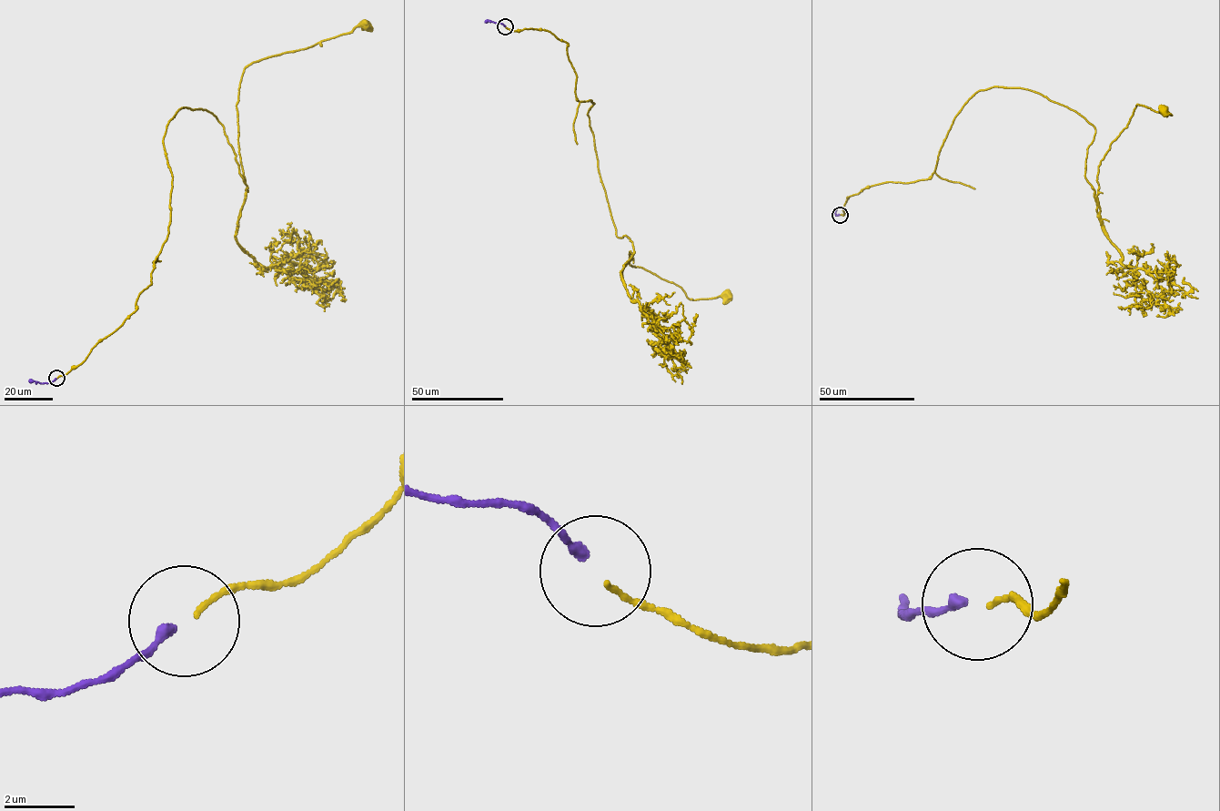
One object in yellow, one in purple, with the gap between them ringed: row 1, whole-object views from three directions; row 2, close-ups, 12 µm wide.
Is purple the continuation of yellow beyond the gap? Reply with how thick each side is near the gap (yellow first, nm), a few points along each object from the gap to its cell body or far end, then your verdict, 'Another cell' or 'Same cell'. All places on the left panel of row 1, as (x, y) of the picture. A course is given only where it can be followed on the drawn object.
Thickness 140 nm (yellow) against 280 nm. Course of yellow: (57, 378), (151, 284), (176, 112), (206, 109), (222, 126), (247, 186), (238, 224), (245, 68), (365, 25). Course of purple: (55, 378), (48, 383), (28, 381). Same cell

